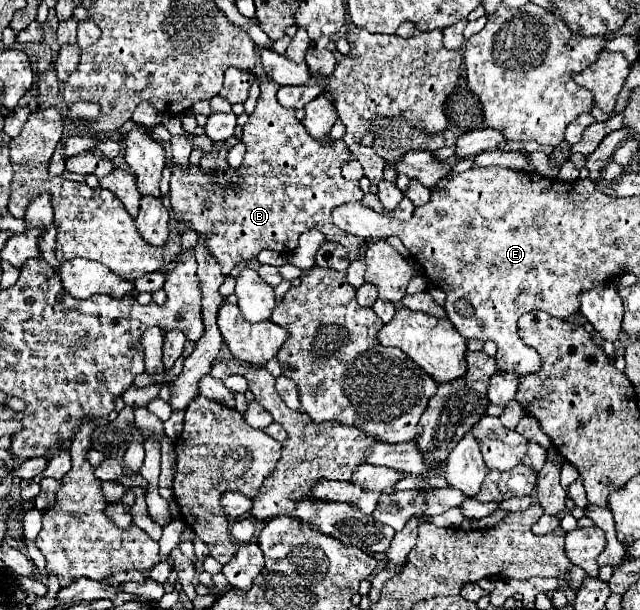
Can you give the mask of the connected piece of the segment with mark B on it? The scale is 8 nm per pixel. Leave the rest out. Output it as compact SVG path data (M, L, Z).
M259 77L257 83L261 95L243 127L241 141L247 151L239 169L205 173L199 165L189 163L181 167L175 161L167 163L173 169L169 199L177 231L193 229L205 241L225 277L239 261L255 259L263 249L273 249L281 255L291 253L299 237L309 229L321 231L327 241L341 243L349 253L349 261L359 259L365 239L343 233L331 221L335 207L363 199L359 181L345 181L341 175L341 167L351 161L347 145L343 141L329 141L325 145L311 137L301 121L297 121L295 109L277 103L275 95L281 85L275 85L269 77Z

